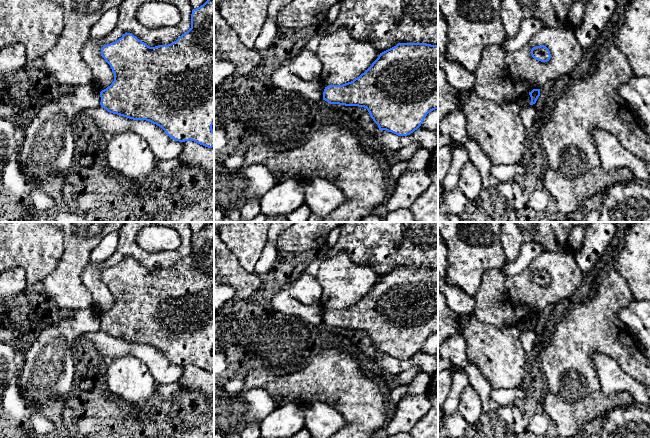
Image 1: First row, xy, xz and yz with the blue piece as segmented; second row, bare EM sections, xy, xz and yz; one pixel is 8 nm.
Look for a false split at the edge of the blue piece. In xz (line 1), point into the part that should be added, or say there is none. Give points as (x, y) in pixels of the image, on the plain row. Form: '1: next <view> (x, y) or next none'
1: next none

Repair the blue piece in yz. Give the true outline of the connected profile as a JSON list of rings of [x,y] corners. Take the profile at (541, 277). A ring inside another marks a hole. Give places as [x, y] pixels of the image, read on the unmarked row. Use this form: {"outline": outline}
{"outline": [[[544,269],[533,271],[531,273],[531,279],[534,283],[541,286],[547,286],[551,282],[549,273]]]}

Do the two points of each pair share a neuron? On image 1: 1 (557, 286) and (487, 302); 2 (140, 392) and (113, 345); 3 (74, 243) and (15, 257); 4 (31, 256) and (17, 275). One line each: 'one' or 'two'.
1: one
2: two
3: two
4: two

